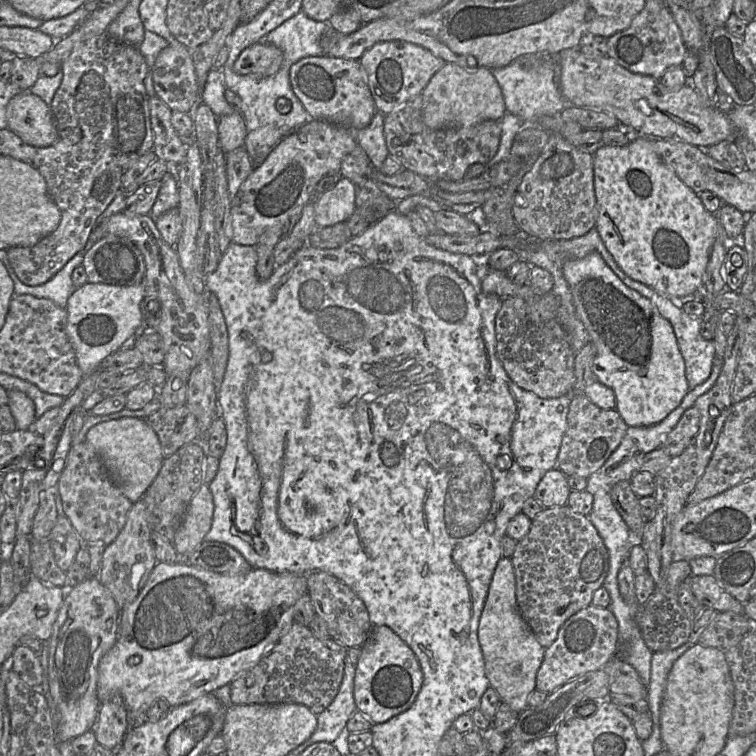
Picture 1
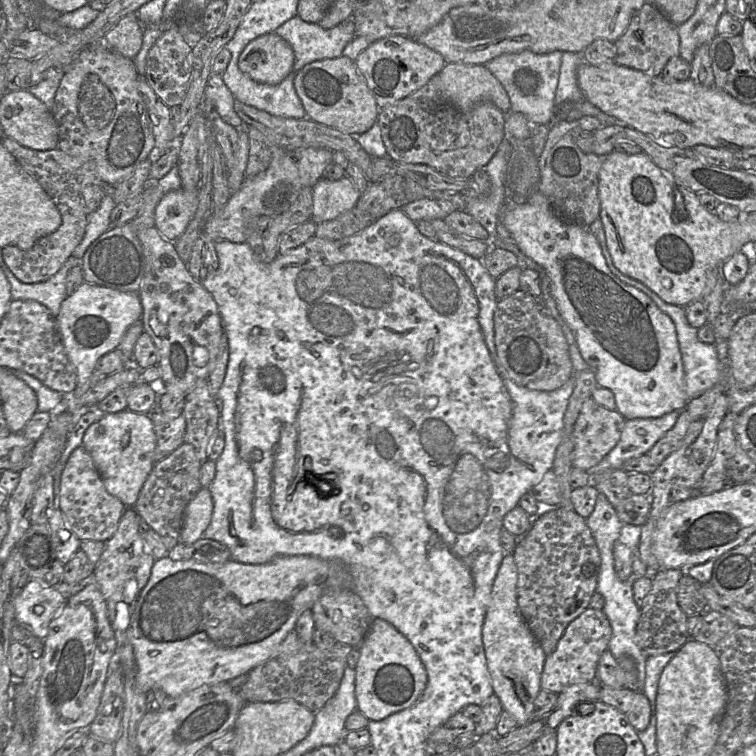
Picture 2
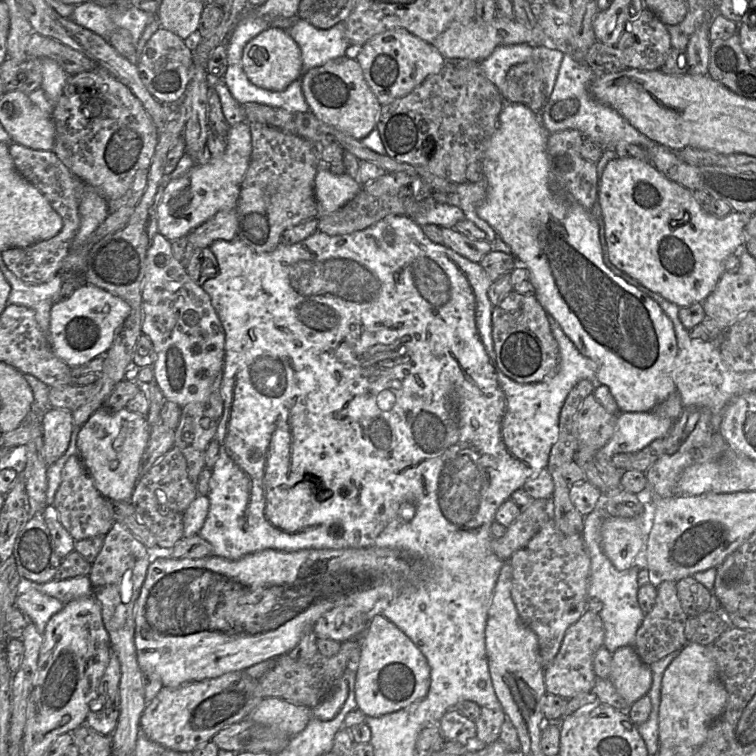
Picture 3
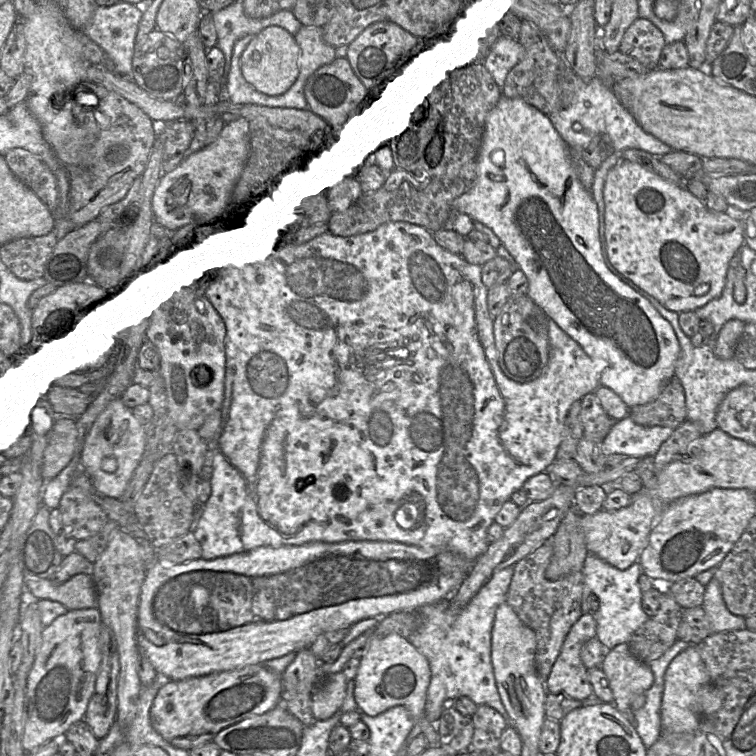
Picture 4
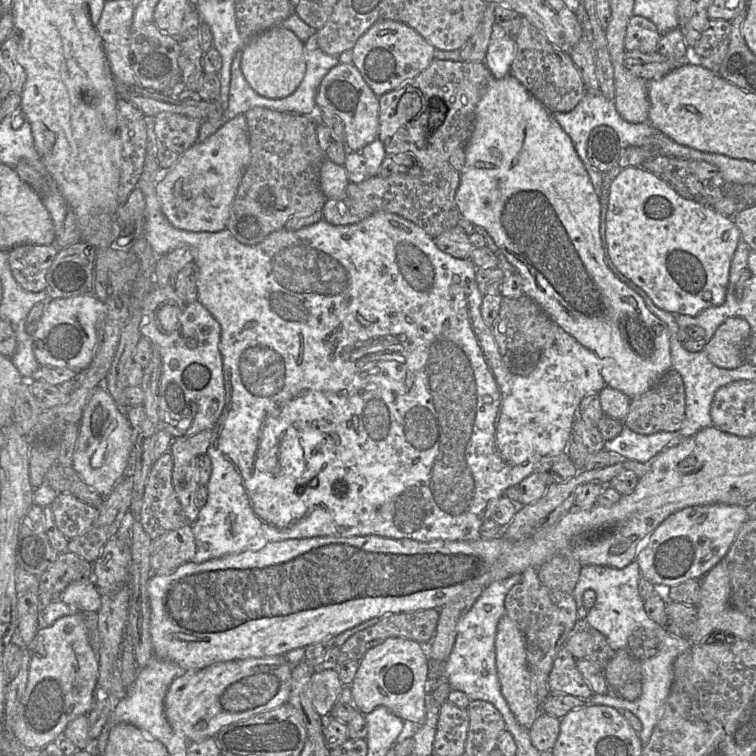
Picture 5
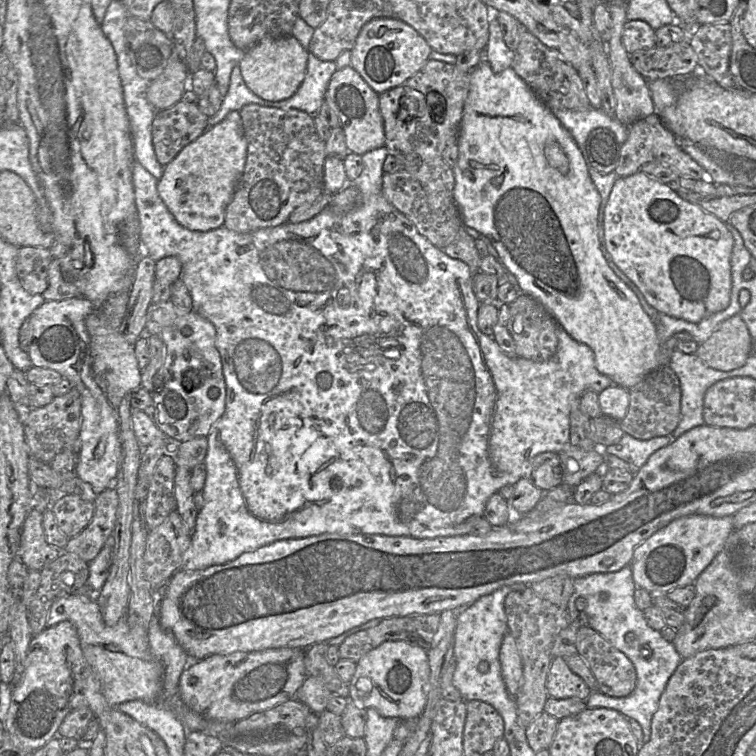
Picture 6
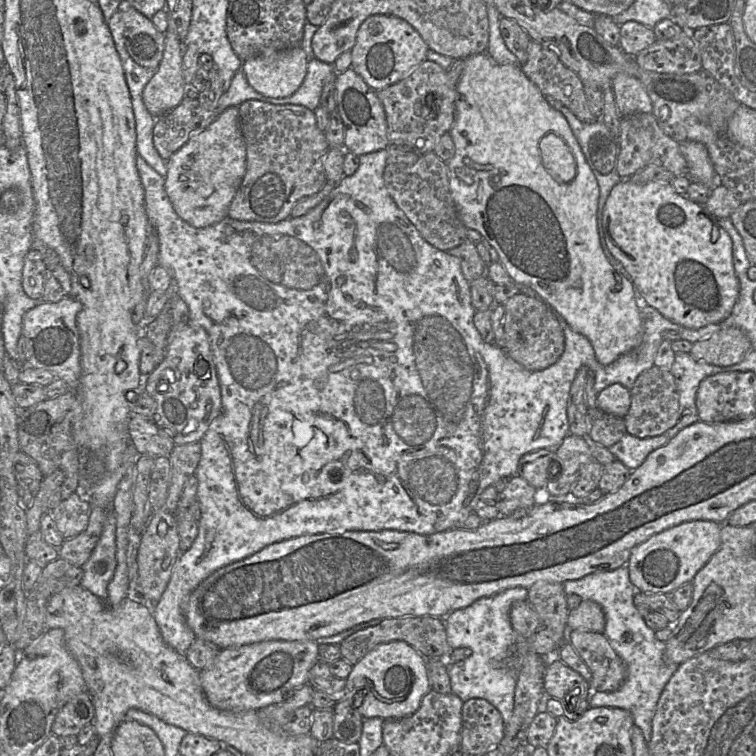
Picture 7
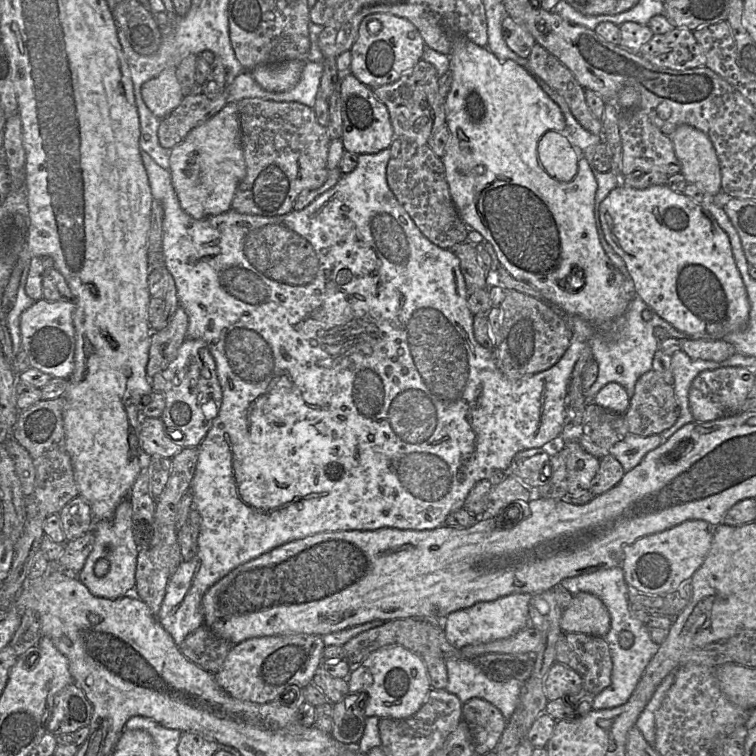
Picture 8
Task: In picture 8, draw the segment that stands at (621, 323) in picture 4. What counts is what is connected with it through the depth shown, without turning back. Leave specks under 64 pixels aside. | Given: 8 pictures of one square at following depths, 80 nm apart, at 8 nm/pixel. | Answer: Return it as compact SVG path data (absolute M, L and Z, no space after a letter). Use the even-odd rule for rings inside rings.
M456 36L453 39L449 57L453 79L451 90L446 97L446 124L449 128L450 138L442 161L450 195L460 218L469 229L478 231L485 241L492 245L500 265L512 277L532 285L550 302L565 312L581 317L596 326L600 332L606 334L606 326L624 315L630 301L627 300L623 275L608 258L599 241L594 217L597 181L582 150L577 145L572 145L572 147L578 157L578 172L570 182L560 182L551 177L542 166L538 155L539 141L547 132L559 133L566 128L566 120L561 109L542 90L536 78L527 68L512 60L500 61L487 47L480 47L463 36Z

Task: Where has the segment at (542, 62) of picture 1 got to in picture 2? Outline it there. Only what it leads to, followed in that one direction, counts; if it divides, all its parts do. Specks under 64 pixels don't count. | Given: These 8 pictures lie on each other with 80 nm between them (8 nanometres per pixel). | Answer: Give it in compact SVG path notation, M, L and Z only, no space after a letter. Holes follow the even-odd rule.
M525 50L502 54L486 63L485 67L506 91L510 100L510 111L523 114L531 125L550 126L557 121L575 121L584 116L598 118L602 127L616 124L618 121L592 105L581 92L577 82L577 70L583 62L582 55L577 53L553 51L536 54ZM522 69L532 71L537 77L537 88L533 93L526 94L515 84L515 73Z

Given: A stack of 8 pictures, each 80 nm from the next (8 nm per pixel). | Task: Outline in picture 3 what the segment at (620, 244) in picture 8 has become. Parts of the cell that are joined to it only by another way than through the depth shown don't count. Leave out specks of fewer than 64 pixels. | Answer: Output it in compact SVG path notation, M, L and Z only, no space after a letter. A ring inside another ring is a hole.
M616 158L609 161L601 174L598 182L598 202L601 208L605 238L610 262L619 270L638 281L650 291L659 294L667 301L678 307L688 307L695 303L703 303L714 291L722 274L725 272L725 262L728 257L738 254L744 247L744 228L748 224L751 215L732 211L724 218L717 218L710 212L704 211L694 198L691 191L683 186L668 180L650 162L644 162L633 158Z

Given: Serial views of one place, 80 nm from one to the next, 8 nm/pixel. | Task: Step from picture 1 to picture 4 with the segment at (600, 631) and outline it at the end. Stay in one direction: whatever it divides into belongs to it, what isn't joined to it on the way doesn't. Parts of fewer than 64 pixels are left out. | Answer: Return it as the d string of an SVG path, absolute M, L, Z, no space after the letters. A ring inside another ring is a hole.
M583 614L571 627L560 653L544 684L549 693L562 693L576 700L586 700L593 695L587 668L580 658L583 644L596 637L596 621L592 614Z

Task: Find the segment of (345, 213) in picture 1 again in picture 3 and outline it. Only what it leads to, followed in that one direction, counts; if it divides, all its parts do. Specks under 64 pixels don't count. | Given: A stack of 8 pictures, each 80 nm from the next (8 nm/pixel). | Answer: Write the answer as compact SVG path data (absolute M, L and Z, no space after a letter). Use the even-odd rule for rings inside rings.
M321 166L315 178L318 218L343 207L363 187L348 174L334 175L327 166Z

